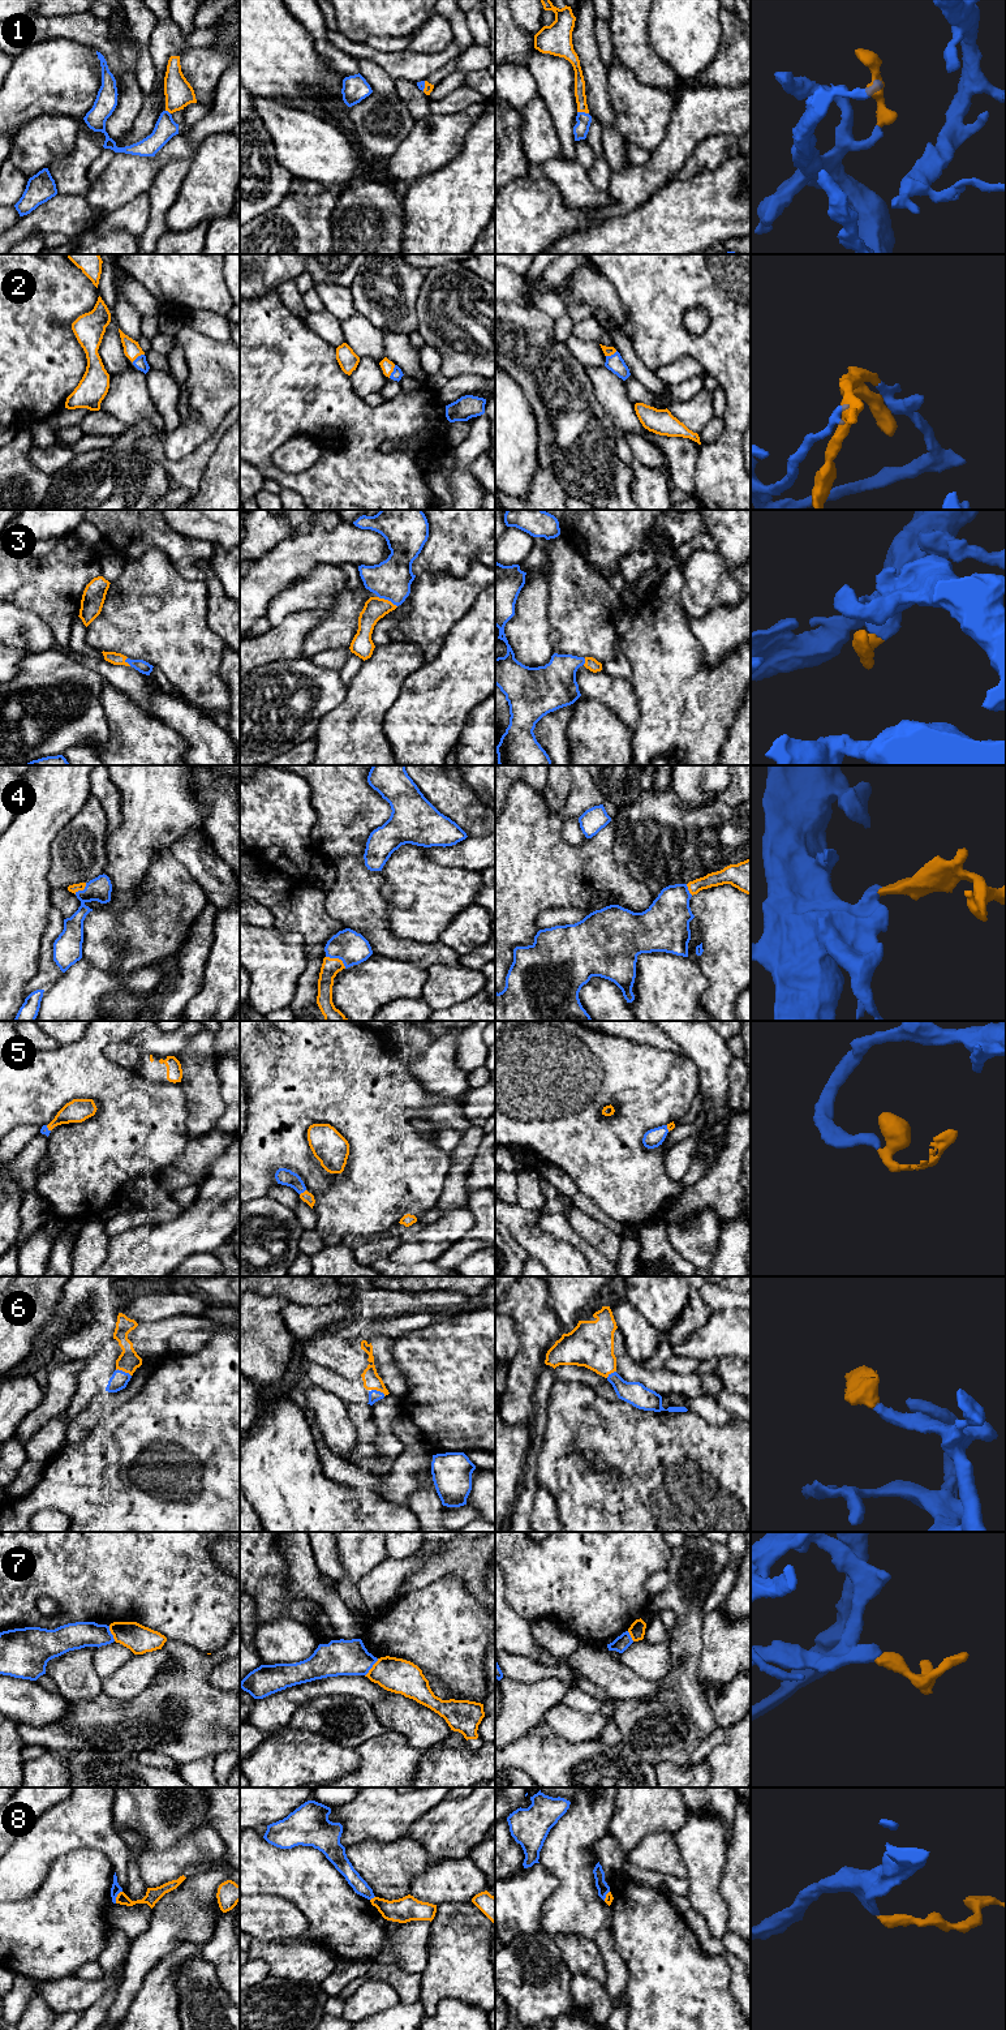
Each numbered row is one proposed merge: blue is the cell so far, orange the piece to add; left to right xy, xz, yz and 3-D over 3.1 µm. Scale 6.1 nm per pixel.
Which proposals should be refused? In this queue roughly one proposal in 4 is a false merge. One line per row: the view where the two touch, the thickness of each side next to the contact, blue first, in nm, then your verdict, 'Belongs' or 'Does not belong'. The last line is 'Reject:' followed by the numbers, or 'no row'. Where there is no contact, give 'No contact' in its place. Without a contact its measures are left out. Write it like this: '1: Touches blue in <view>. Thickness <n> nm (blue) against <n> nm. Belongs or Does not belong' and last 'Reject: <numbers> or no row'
1: Touches blue in yz. Thickness 90 nm (blue) against 70 nm. Belongs
2: Touches blue in xz. Thickness 70 nm (blue) against 80 nm. Belongs
3: Touches blue in xz. Thickness 240 nm (blue) against 140 nm. Belongs
4: Touches blue in xz. Thickness 200 nm (blue) against 110 nm. Belongs
5: Touches blue in xz. Thickness 100 nm (blue) against 70 nm. Belongs
6: Touches blue in xy. Thickness 110 nm (blue) against 140 nm. Belongs
7: Touches blue in xz. Thickness 220 nm (blue) against 220 nm. Does not belong
8: Touches blue in xy. Thickness 60 nm (blue) against 90 nm. Does not belong
Reject: 7, 8

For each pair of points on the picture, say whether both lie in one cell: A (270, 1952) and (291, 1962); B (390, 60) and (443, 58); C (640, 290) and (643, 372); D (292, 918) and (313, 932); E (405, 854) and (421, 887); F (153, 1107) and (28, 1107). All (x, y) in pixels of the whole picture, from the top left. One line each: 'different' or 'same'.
A: same
B: same
C: different
D: same
E: same
F: same

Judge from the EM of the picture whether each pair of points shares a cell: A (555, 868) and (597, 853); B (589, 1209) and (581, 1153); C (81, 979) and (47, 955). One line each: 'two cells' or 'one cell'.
A: one cell
B: two cells
C: two cells

